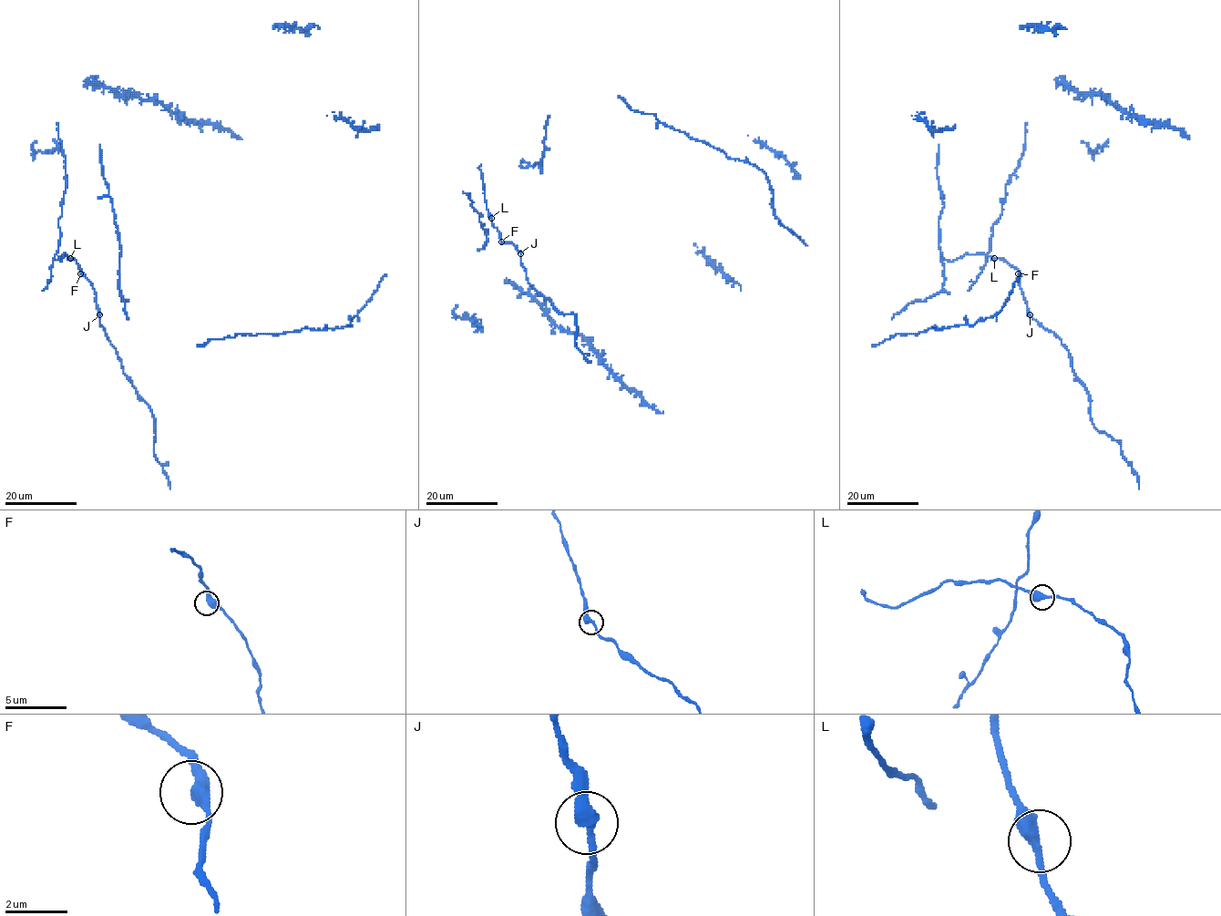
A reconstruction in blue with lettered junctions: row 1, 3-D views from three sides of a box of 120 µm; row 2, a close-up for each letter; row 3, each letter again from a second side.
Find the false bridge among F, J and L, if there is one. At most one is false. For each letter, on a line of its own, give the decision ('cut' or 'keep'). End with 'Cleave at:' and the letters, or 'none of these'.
F: keep
J: keep
L: keep
Cleave at: none of these

